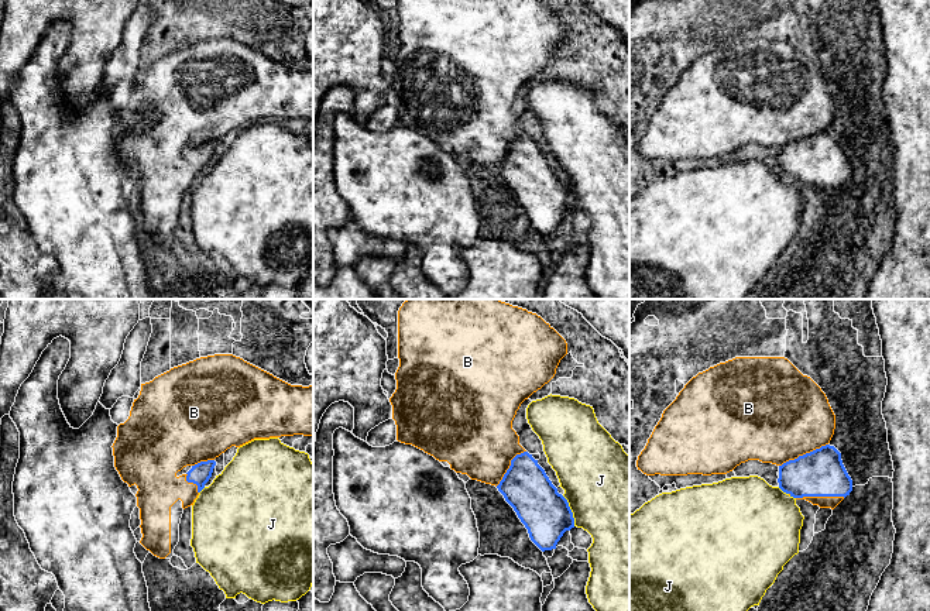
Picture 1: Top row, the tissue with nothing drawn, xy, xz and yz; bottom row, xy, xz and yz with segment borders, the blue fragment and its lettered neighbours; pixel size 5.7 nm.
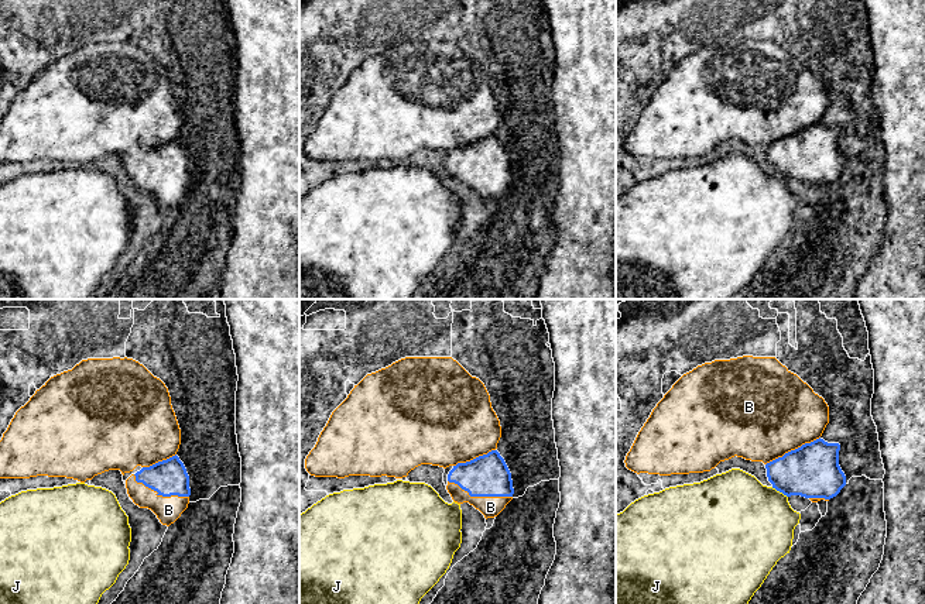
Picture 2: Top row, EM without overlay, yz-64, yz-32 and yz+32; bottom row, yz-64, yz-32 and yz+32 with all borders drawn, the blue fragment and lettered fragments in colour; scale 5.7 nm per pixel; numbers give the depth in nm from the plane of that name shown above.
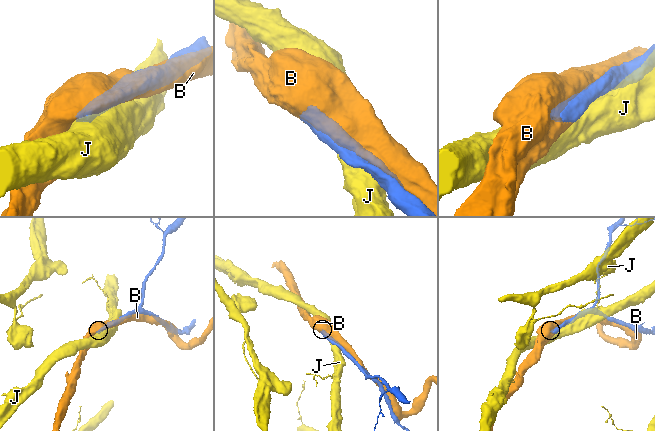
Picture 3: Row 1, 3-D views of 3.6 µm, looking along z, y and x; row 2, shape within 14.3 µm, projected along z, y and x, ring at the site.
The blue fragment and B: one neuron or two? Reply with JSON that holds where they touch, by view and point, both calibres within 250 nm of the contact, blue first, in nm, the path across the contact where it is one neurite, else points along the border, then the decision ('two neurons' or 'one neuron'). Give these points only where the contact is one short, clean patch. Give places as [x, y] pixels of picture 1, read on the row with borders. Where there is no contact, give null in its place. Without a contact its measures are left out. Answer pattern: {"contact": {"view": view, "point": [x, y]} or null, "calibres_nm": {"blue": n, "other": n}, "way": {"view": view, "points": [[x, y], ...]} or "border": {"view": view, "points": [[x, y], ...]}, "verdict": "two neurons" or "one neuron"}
{"contact": {"view": "yz", "point": [803, 455]}, "calibres_nm": {"blue": 280, "other": 500}, "verdict": "one neuron"}

